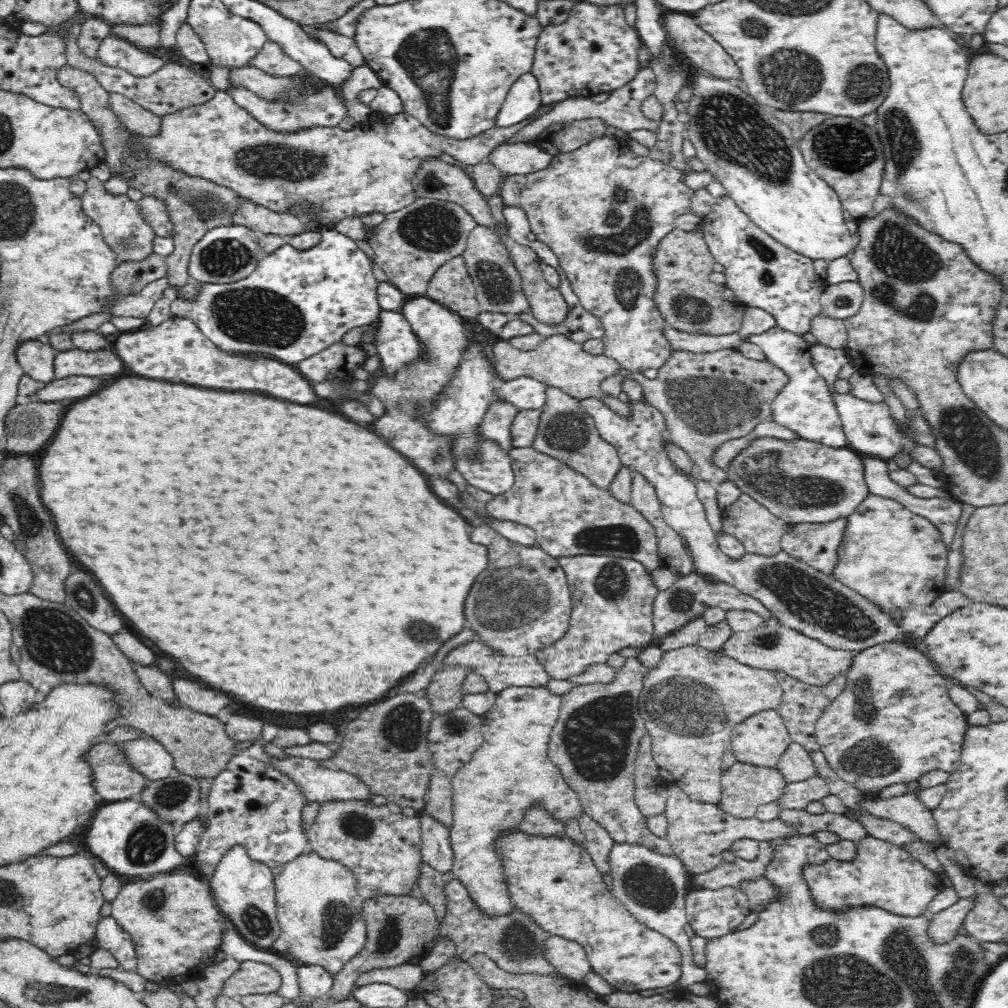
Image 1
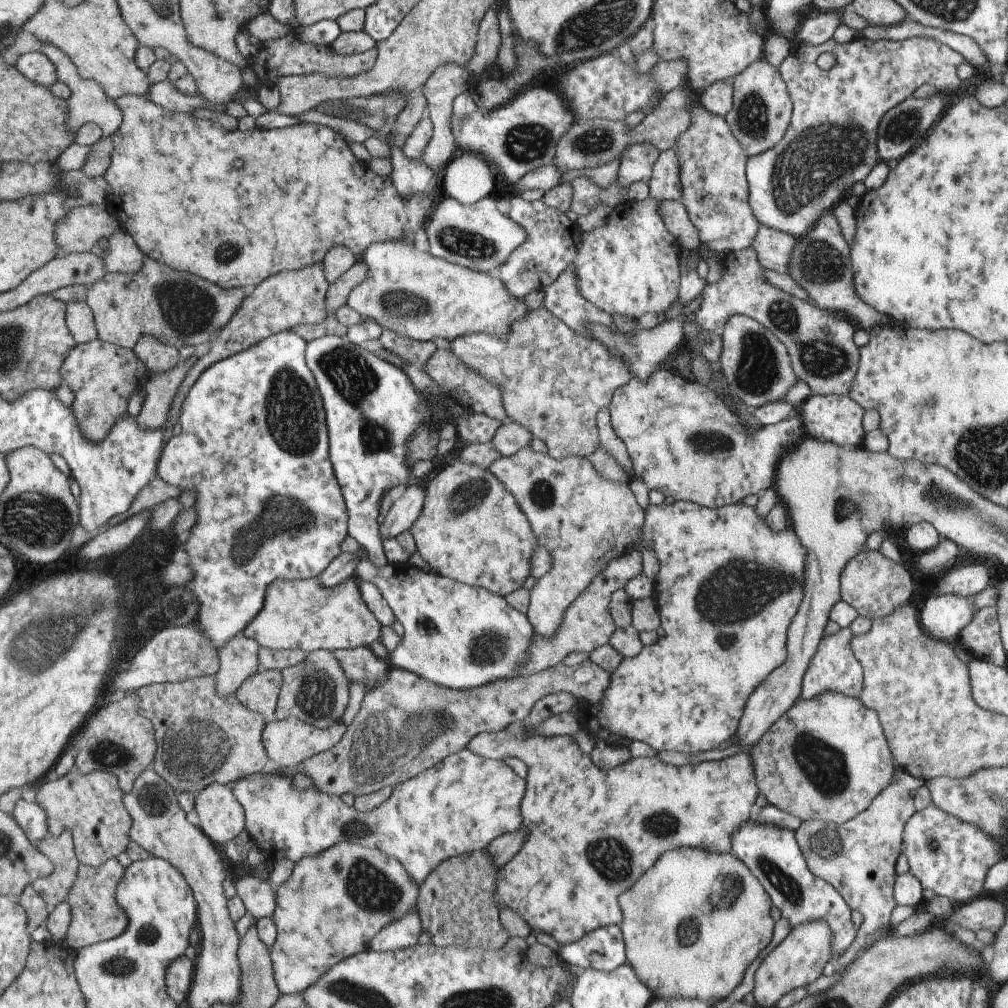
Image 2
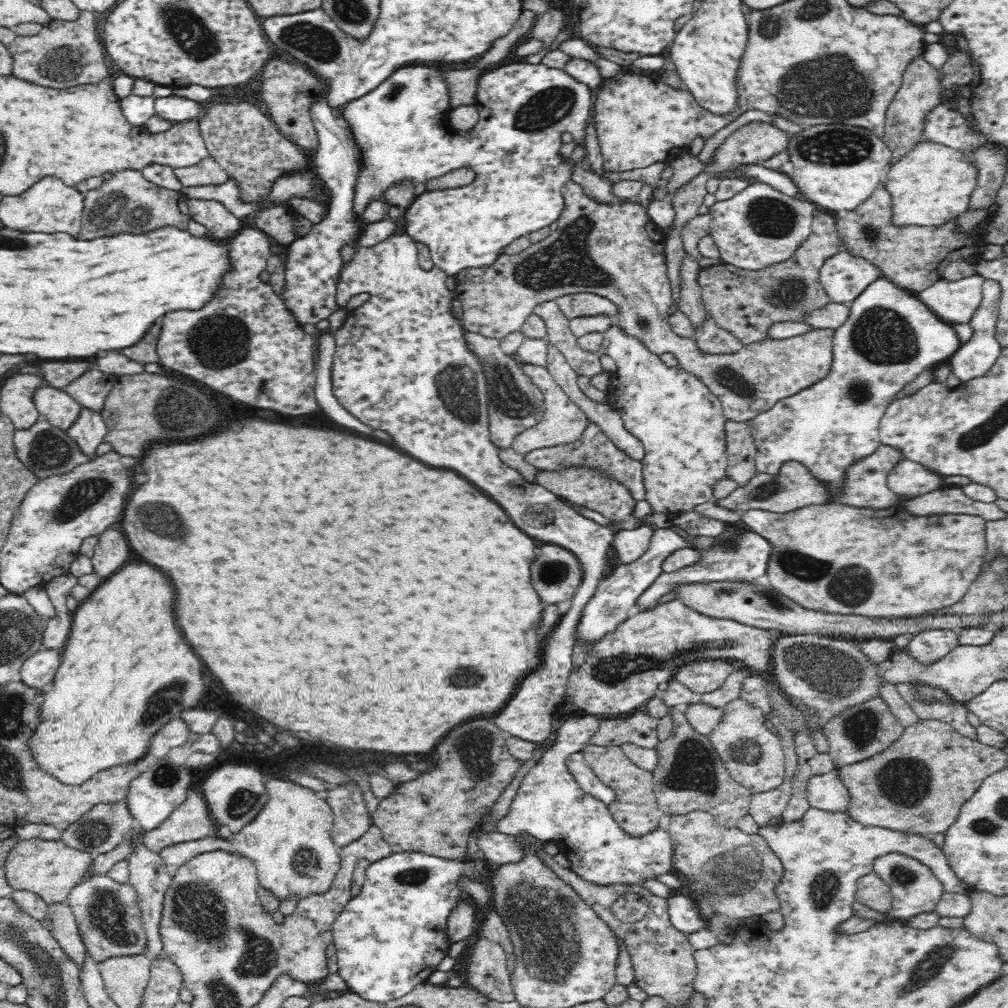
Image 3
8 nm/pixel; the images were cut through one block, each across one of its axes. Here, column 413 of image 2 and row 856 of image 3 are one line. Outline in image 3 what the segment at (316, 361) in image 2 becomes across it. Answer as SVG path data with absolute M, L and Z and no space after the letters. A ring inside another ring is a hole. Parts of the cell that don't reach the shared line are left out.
M477 829L474 833L477 845L485 854L487 861L491 860L499 865L517 861L522 856L519 842L515 836L481 829ZM400 852L390 854L382 860L376 860L372 862L366 870L365 882L361 888L361 891L353 896L341 910L341 913L334 919L333 922L333 944L337 950L337 964L339 969L339 976L346 982L348 990L360 996L362 999L368 1000L374 1003L386 1003L395 999L403 998L407 993L414 990L414 987L418 987L420 984L427 983L429 977L435 972L436 966L440 964L442 958L447 956L447 950L450 946L450 942L447 941L445 928L446 921L453 904L456 899L461 897L464 890L458 889L455 885L455 881L460 875L470 876L472 874L479 875L486 874L486 860L442 860L436 856L428 856L421 852Z

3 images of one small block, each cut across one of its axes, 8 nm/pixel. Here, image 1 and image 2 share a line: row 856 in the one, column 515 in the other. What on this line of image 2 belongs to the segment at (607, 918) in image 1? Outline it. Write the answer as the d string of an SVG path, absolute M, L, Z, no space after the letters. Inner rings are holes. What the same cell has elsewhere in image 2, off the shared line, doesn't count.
M459 459L456 462L451 462L449 466L441 468L425 486L423 502L421 505L418 517L413 521L413 524L408 528L408 533L413 537L413 542L417 552L427 564L438 572L439 575L465 583L474 587L481 587L493 594L504 597L506 594L513 592L519 588L523 588L523 580L530 575L530 558L533 549L538 545L535 535L531 530L529 521L521 512L518 504L515 502L511 493L491 474L486 468L478 468L475 465L464 463Z

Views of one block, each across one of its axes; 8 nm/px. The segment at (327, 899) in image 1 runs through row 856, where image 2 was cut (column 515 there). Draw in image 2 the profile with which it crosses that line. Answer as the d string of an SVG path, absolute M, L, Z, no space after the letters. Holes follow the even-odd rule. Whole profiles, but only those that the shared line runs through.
M405 241L373 243L368 246L360 260L367 265L368 274L363 282L349 291L347 306L361 317L371 317L382 329L392 330L408 339L430 341L443 338L452 341L464 334L473 333L505 337L517 319L522 319L527 310L533 310L527 308L523 298L510 295L495 274L474 271L447 262L444 258L423 254Z

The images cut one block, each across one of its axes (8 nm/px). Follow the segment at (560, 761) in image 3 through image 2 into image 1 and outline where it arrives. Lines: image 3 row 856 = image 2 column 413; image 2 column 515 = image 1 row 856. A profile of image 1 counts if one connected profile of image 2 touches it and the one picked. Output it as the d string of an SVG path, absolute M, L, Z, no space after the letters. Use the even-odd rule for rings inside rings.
M614 843L610 850L612 894L638 921L673 940L682 951L683 976L678 988L706 981L707 973L692 962L692 949L688 920L685 915L685 898L688 893L688 871L674 854L666 856L639 844Z

